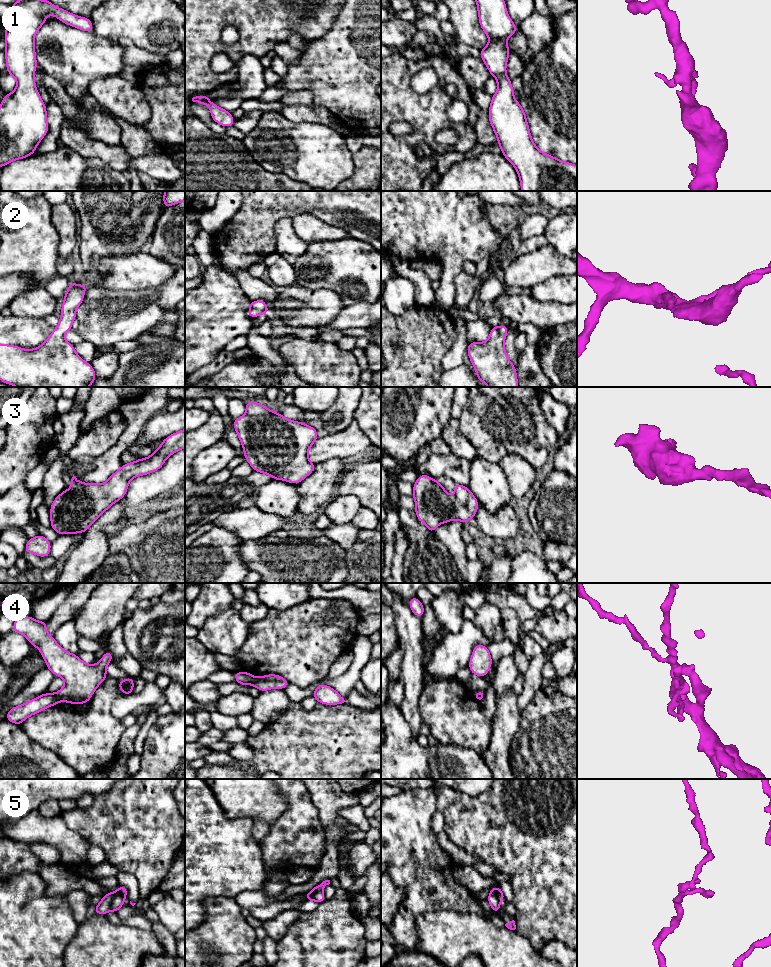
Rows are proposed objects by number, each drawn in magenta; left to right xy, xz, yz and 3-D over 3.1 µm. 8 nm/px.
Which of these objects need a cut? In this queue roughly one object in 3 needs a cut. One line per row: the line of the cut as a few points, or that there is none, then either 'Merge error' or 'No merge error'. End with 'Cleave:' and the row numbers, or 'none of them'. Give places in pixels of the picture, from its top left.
1: No split. No merge error
2: No split. No merge error
3: No split. No merge error
4: Split along xy (55, 693), (60, 700). Merge error
5: Split along xy (123, 895), (117, 893), (114, 896), (110, 909). Merge error
Cleave: 4, 5

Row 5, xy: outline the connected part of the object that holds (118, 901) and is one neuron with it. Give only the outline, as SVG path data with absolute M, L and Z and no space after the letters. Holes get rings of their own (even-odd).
M116 894L112 899L111 910L118 913L119 909L124 905L125 897L121 894Z

